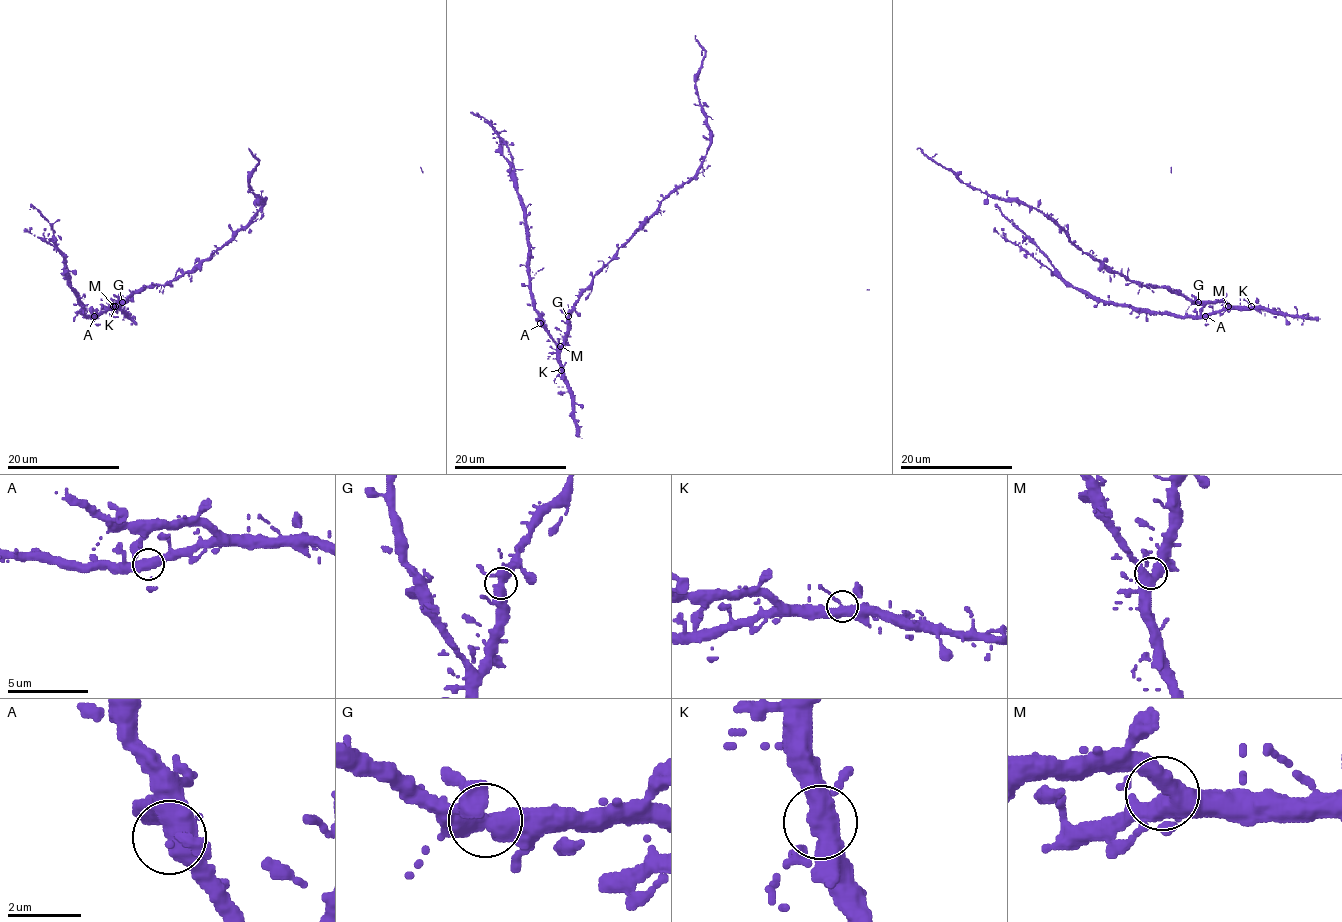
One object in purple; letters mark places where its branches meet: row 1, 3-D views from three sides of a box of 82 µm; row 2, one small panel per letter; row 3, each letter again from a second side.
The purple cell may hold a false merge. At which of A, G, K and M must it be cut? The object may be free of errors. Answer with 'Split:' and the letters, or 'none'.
Split: none

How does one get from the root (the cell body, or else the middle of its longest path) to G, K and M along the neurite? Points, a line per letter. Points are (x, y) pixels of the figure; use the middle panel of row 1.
G: (590, 283), (568, 316)
K: (590, 283), (567, 321), (567, 338), (560, 350), (561, 370)
M: (590, 283), (568, 316), (567, 338), (560, 346)

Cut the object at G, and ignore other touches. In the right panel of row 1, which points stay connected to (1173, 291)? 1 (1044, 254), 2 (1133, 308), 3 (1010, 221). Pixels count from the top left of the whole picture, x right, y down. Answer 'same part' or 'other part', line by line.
1: other part
2: other part
3: other part

